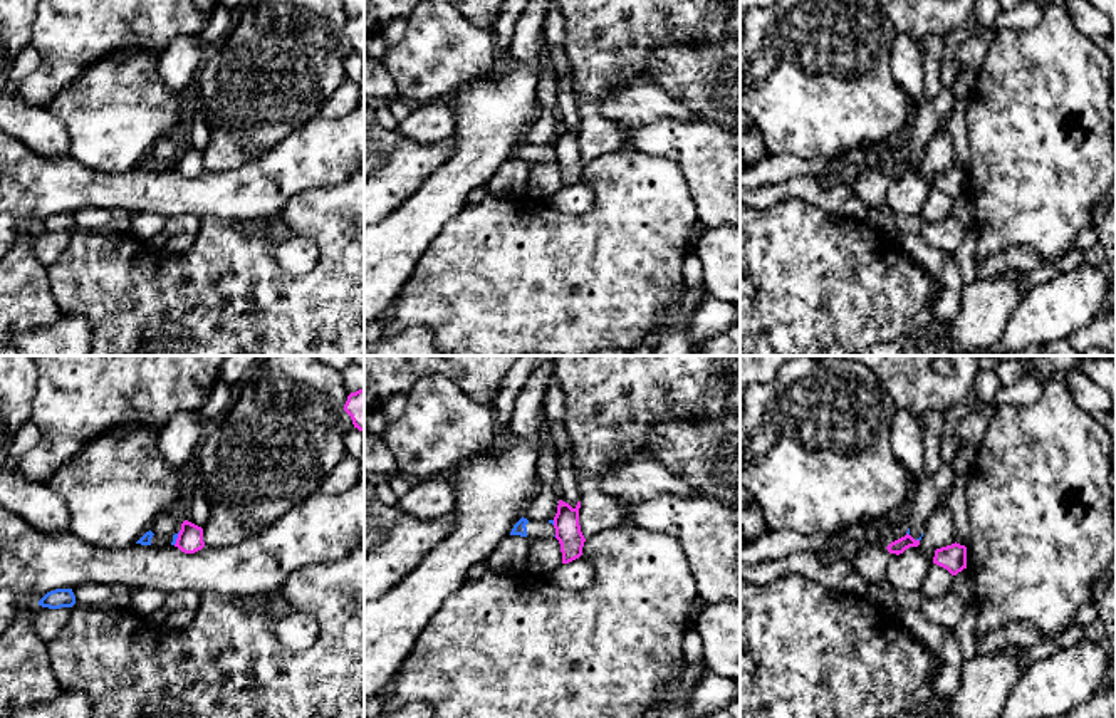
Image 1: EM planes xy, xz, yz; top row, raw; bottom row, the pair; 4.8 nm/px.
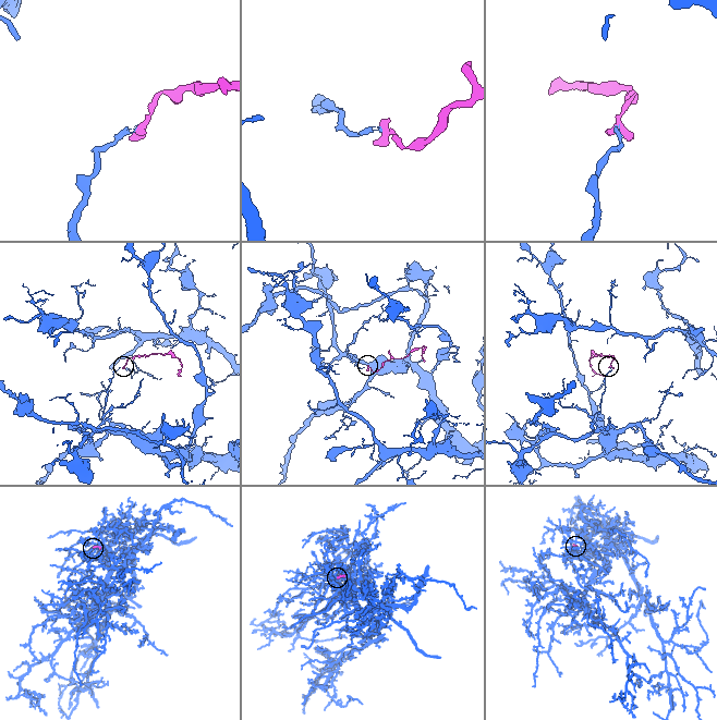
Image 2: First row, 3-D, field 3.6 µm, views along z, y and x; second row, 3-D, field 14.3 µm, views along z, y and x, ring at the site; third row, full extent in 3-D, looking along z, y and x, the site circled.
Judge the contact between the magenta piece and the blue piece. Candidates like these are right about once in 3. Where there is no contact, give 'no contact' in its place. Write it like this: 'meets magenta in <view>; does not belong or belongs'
meets magenta in xy; does not belong

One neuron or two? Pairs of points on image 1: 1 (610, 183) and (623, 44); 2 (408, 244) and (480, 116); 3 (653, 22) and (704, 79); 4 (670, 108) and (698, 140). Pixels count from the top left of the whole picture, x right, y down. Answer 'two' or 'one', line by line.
1: two
2: one
3: two
4: two

